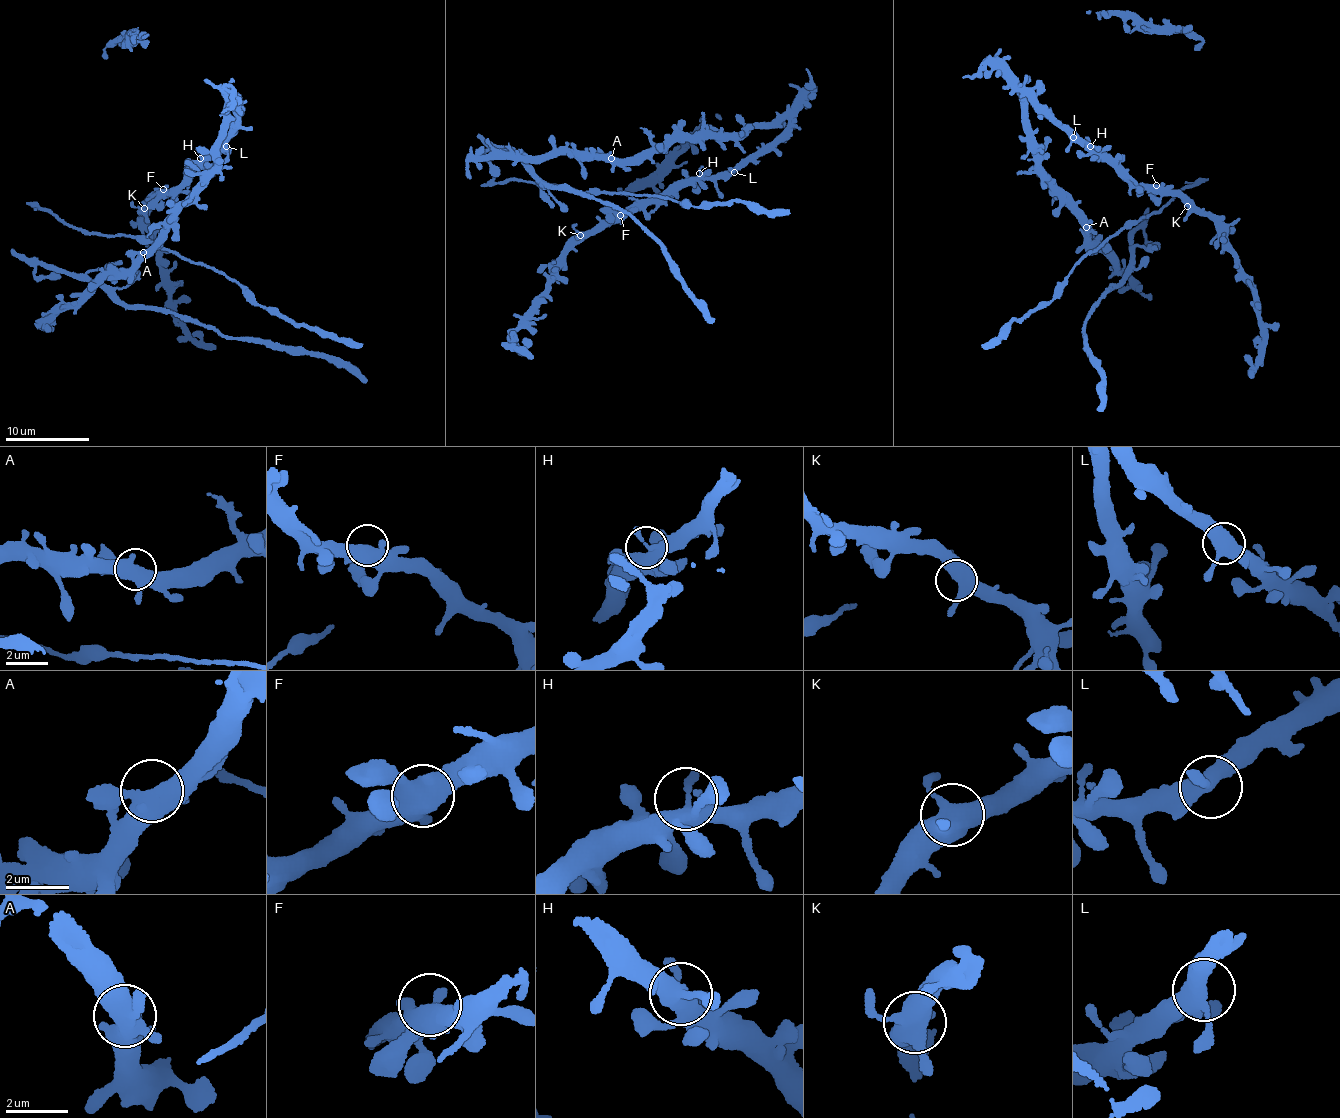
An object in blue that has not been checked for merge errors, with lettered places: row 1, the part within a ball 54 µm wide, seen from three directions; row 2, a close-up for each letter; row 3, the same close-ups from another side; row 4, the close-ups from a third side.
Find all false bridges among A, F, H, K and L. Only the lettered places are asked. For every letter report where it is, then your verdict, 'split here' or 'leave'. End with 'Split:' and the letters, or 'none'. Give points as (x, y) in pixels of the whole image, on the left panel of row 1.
A: place (143, 252); leave
F: place (163, 189); leave
H: place (200, 158); leave
K: place (144, 208); leave
L: place (226, 146); leave
Split: none

